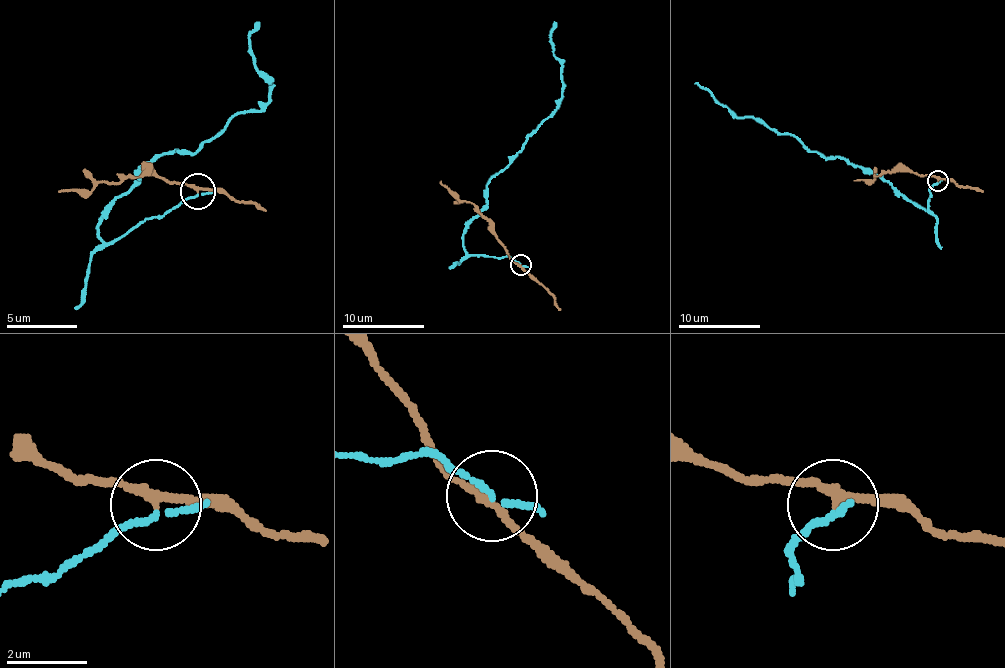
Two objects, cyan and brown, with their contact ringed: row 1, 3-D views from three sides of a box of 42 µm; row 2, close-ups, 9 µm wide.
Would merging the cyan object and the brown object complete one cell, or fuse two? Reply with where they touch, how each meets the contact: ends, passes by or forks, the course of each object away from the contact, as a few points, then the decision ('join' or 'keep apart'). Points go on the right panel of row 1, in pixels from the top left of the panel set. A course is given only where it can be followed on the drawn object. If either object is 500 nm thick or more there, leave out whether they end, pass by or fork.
place (938, 180); cyan passes by; brown passes by; course cyan (938, 182), (930, 188), (928, 210), (877, 174), (736, 116), (695, 82); course brown (938, 180), (912, 172), (885, 172), (871, 180), (854, 180); keep apart

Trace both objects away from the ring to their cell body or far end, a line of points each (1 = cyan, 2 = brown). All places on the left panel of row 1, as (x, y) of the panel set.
1: (197, 194), (108, 243), (98, 233), (147, 162), (193, 151), (267, 102), (250, 45), (257, 21)
2: (197, 190), (158, 176), (129, 176), (87, 190), (59, 190)

